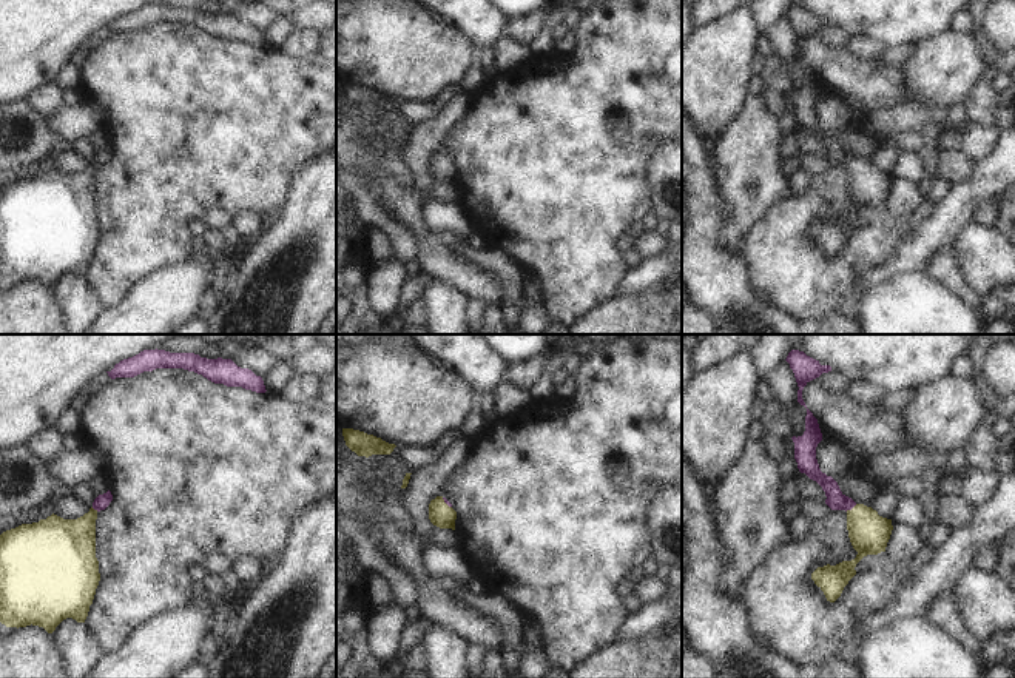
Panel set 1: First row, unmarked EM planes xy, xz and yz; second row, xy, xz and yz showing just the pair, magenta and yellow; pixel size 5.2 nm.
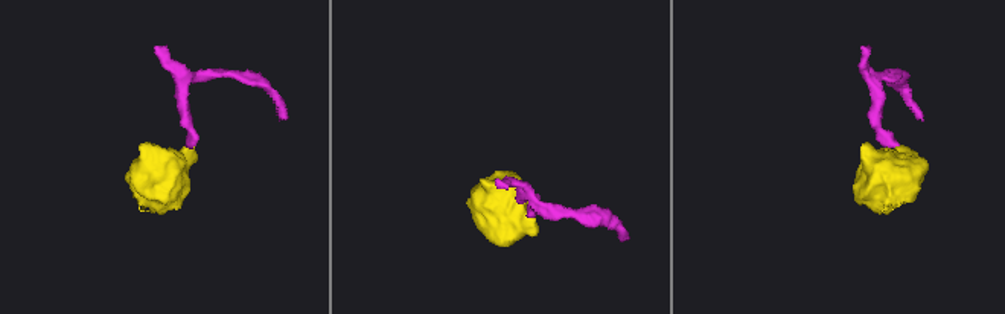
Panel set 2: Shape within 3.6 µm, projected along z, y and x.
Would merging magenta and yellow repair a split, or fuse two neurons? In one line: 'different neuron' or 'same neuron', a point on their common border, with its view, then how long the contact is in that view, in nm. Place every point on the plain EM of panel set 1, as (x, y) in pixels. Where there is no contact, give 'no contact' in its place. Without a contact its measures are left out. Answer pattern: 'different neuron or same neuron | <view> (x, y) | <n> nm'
same neuron | yz (850, 164) | 70 nm

